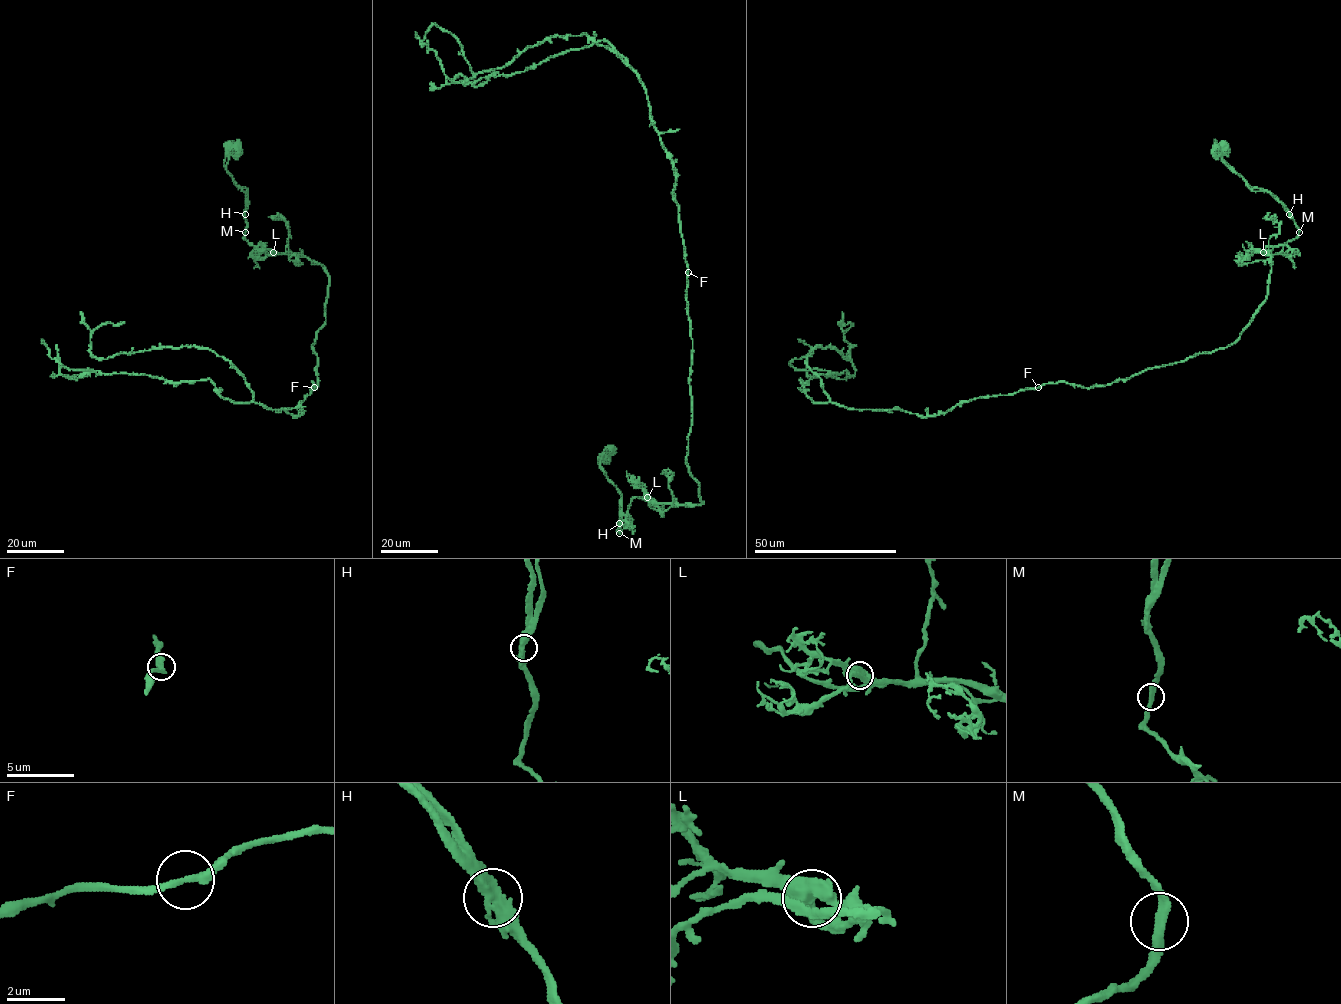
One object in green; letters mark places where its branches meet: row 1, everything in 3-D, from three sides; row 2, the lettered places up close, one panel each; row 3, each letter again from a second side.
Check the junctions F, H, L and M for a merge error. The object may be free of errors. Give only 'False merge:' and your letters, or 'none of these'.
False merge: H

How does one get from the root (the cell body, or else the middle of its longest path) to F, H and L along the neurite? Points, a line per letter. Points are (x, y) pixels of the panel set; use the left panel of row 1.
F: (236, 152), (227, 170), (248, 189), (244, 238), (267, 254), (303, 254), (329, 277), (314, 387)
H: (236, 152), (229, 156), (227, 170), (239, 187), (248, 189), (245, 214)
L: (236, 152), (229, 156), (227, 170), (239, 187), (248, 189), (244, 238), (263, 252), (273, 252)

